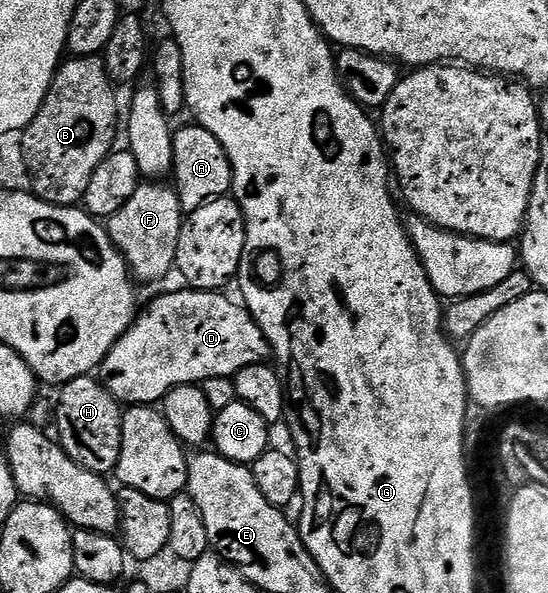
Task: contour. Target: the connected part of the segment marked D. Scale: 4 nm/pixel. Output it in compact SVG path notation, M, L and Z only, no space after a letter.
M169 291L149 304L115 341L99 368L99 378L122 405L157 405L165 394L176 387L202 385L208 378L227 378L238 375L256 363L264 363L271 352L263 329L251 318L236 298L228 299L221 291Z

